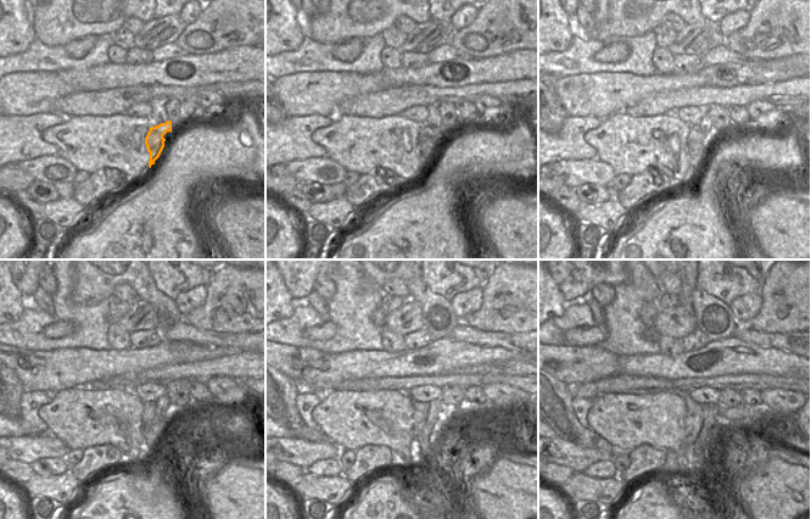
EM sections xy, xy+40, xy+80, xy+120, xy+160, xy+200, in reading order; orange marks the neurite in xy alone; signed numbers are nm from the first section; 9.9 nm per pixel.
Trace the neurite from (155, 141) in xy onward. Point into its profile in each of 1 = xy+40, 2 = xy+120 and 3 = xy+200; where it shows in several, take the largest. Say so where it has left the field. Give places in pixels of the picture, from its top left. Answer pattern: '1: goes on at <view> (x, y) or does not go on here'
1: goes on at xy+40 (426, 145)
2: goes on at xy+120 (163, 411)
3: goes on at xy+200 (697, 453)

